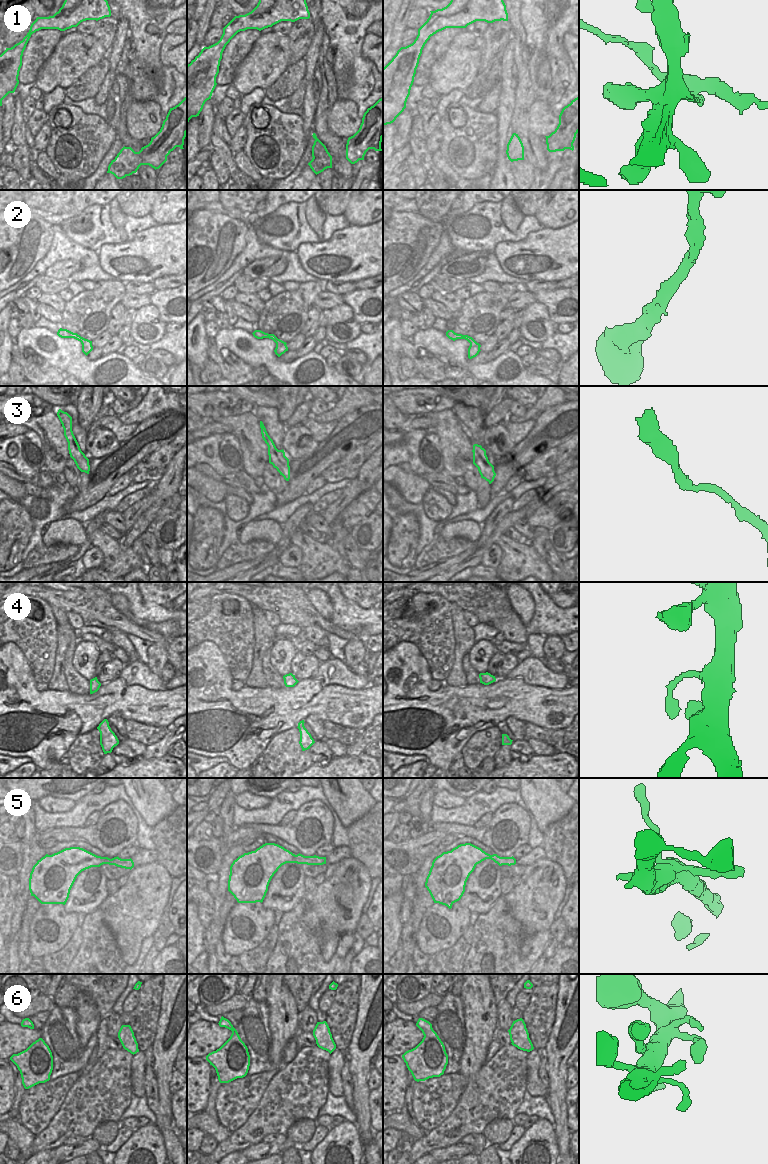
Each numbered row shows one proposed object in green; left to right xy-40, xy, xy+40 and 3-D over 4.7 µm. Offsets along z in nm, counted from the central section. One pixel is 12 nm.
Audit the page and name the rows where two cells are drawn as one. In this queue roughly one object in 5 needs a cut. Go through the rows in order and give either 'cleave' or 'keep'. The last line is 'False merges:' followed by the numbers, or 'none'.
1: cleave
2: keep
3: keep
4: keep
5: keep
6: keep
False merges: 1

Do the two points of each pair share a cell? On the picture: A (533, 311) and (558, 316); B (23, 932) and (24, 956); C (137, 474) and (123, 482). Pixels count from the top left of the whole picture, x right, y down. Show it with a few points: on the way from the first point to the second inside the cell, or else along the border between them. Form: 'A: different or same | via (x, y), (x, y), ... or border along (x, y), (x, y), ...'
A: different | border along (536, 300), (547, 308), (548, 317), (556, 325)
B: same | via (23, 938), (23, 950)
C: different | border along (128, 472), (133, 482)

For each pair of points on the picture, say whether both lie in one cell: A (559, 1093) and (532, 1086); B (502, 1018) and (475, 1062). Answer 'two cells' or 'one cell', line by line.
A: two cells
B: two cells

